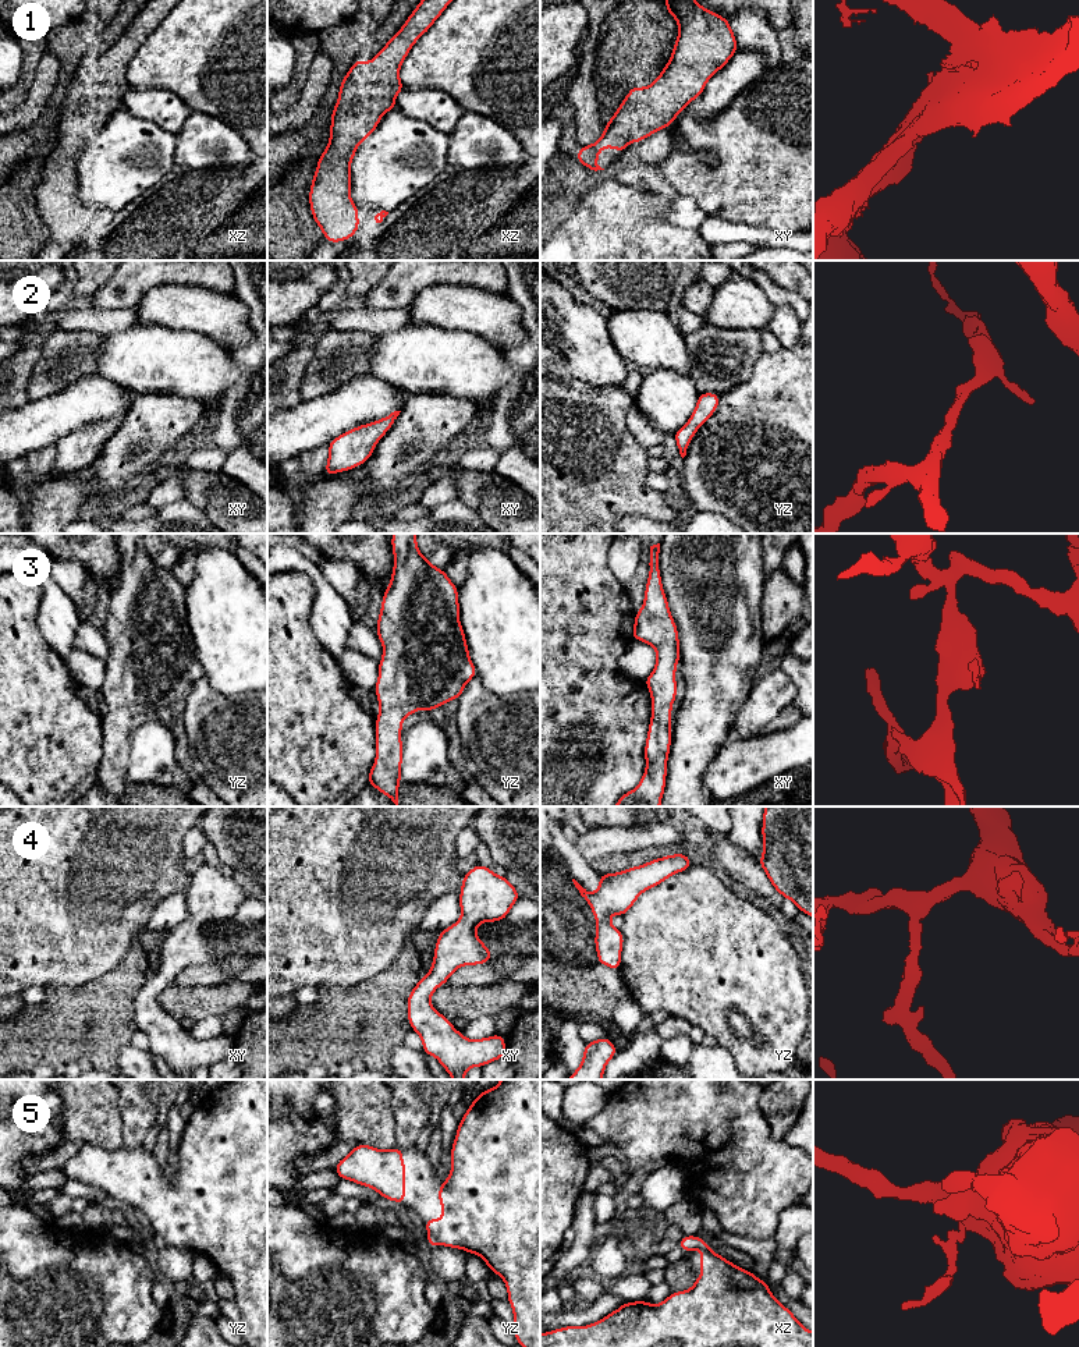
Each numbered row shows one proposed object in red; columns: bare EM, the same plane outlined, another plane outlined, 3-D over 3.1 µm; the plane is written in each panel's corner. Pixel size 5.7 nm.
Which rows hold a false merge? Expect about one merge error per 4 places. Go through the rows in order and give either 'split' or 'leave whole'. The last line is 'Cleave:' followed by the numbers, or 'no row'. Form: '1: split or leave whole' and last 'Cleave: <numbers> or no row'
1: leave whole
2: leave whole
3: leave whole
4: leave whole
5: split
Cleave: 5

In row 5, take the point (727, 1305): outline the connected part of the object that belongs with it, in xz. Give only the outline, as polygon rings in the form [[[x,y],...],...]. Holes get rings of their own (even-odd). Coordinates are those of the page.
[[[706,1247],[700,1277],[689,1290],[660,1304],[624,1302],[594,1323],[540,1333],[540,1347],[813,1347],[813,1332],[773,1295],[767,1282]]]

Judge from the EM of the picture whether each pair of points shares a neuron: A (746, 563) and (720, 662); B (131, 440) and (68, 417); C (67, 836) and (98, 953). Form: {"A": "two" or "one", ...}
{"A": "one", "B": "two", "C": "one"}

